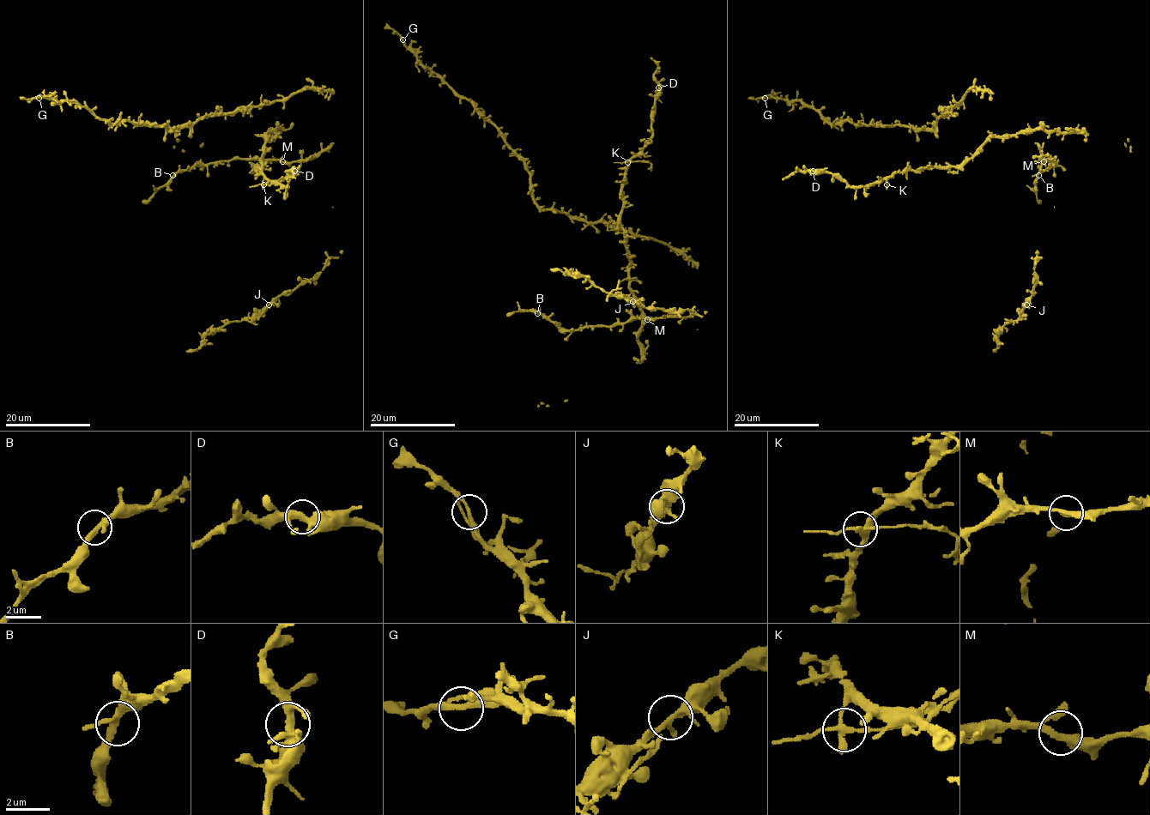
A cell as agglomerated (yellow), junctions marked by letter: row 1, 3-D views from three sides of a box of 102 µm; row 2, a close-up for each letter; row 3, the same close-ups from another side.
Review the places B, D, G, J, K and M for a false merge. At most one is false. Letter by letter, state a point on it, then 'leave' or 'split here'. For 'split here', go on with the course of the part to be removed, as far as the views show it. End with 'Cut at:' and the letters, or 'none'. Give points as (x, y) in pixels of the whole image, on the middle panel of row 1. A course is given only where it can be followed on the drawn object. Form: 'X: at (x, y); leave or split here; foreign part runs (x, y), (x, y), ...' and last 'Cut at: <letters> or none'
B: at (537, 313); leave
D: at (658, 87); leave
G: at (402, 39); leave
J: at (632, 301); leave
K: at (627, 162); split here; foreign part runs (628, 162), (648, 161), (651, 164), (650, 171)
M: at (647, 319); leave
Cut at: K

